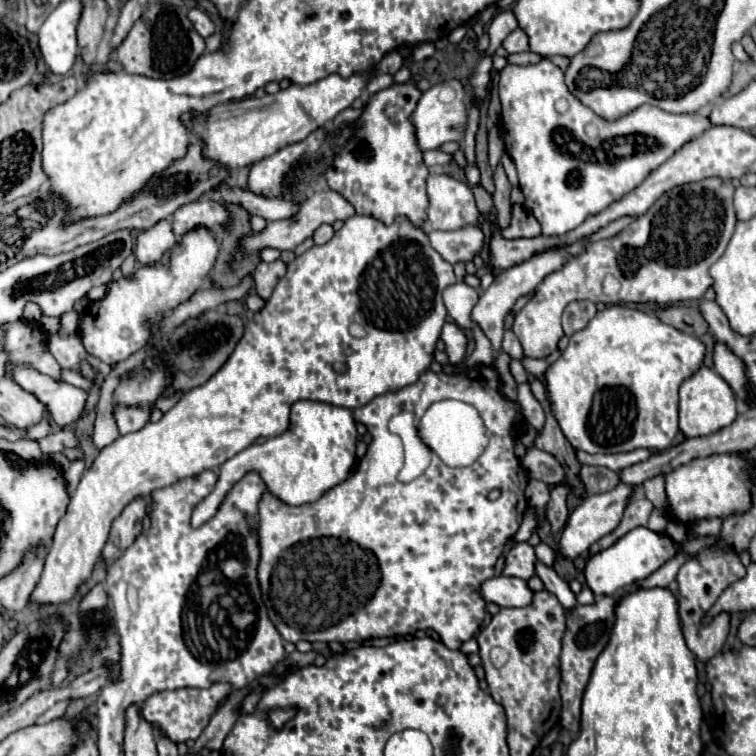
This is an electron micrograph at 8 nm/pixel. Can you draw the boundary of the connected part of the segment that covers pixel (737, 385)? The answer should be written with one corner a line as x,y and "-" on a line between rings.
722,342
714,346
714,364
716,372
730,384
734,394
740,400
748,400
748,388
744,388
744,364
740,364
740,360
736,360

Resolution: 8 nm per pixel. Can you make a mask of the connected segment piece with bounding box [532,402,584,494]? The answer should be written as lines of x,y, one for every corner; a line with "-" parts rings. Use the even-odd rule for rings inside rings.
544,402
542,406
544,406
544,412
546,412
546,424
544,424
544,428
536,434
532,446
538,448
538,450
544,450
544,452
554,454
554,456
562,462
562,466
564,466
564,470
566,470
566,478
568,478
568,482
574,486
574,492
576,492
576,494
582,494
582,492
584,492
584,486
582,486
582,482
580,482
580,478
578,478
580,462
576,460
576,450
568,444
566,436
562,434
560,426
558,426
554,414
552,414
550,402

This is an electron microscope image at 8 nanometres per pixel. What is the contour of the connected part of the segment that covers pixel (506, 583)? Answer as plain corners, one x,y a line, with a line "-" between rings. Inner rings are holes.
494,576
486,580
480,592
486,602
496,602
498,606
528,606
534,596
526,580
508,576

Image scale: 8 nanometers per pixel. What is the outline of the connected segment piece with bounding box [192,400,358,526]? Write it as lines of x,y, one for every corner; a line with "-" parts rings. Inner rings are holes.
314,400
294,402
290,412
290,426
284,434
248,446
246,450
226,460
218,468
216,488
210,492
208,498
204,498
196,506
192,514
192,526
200,526
206,520
210,520
216,514
228,490
244,474
252,470
256,470
266,482
268,490
274,496
280,496
280,500
284,500
286,504
300,506
318,500
324,492
328,492
328,488
348,478
356,462
356,436
358,436
356,424
348,408
326,404
326,402
314,402

